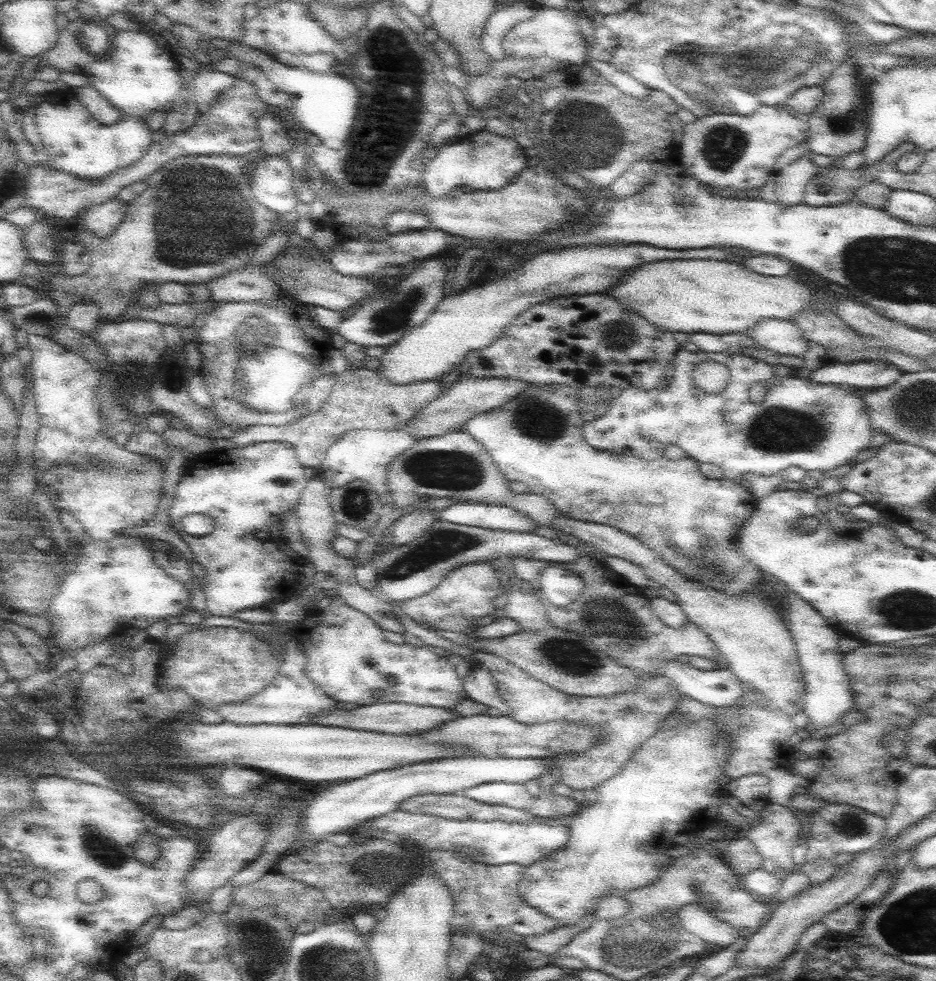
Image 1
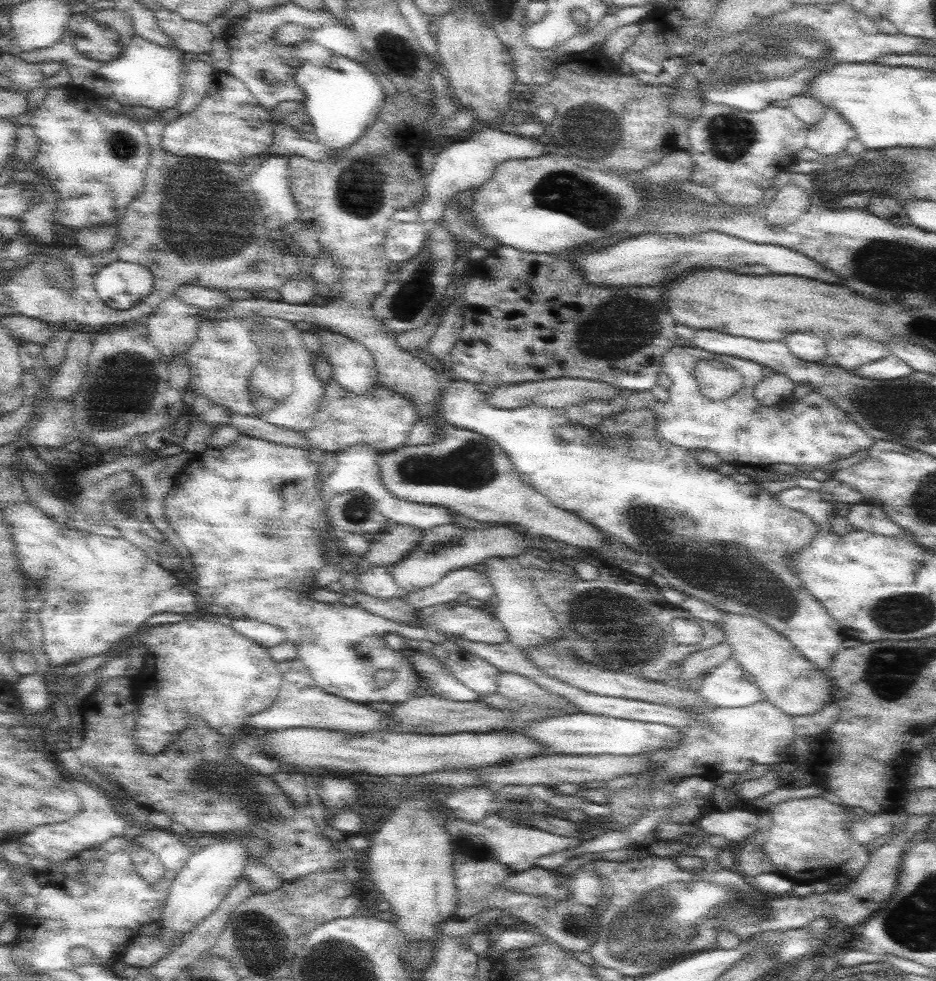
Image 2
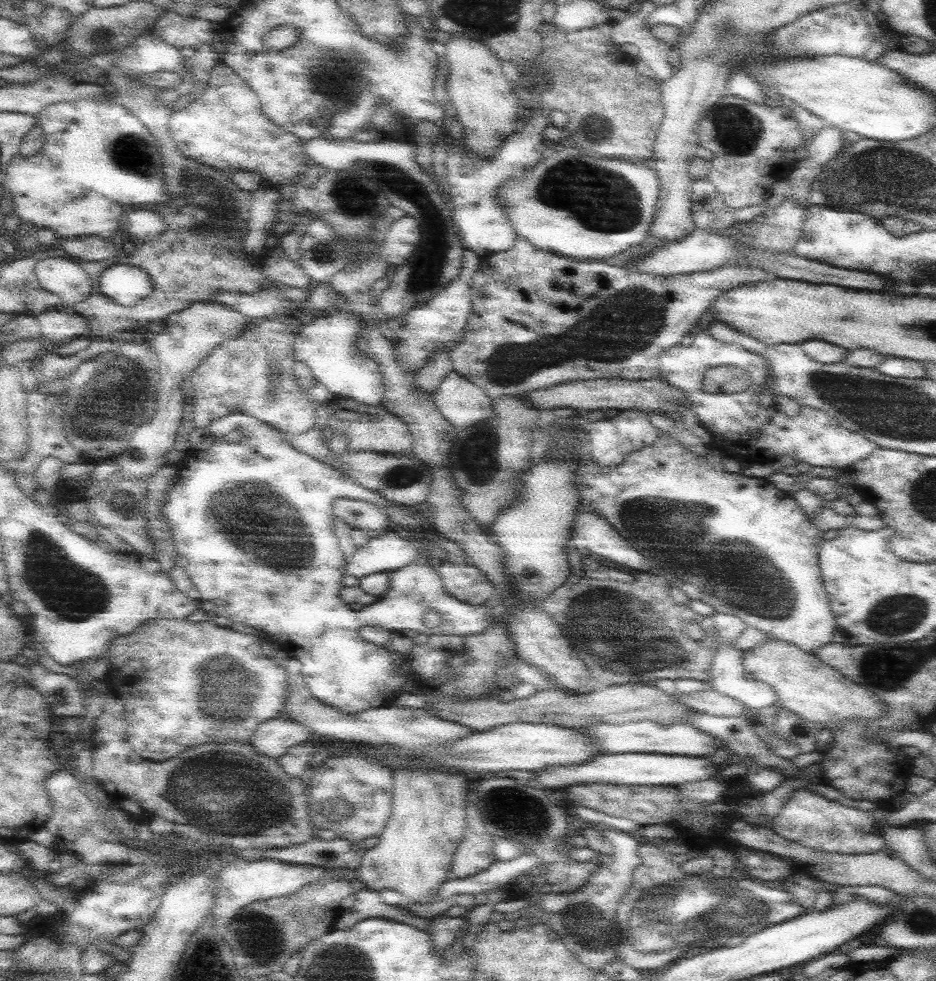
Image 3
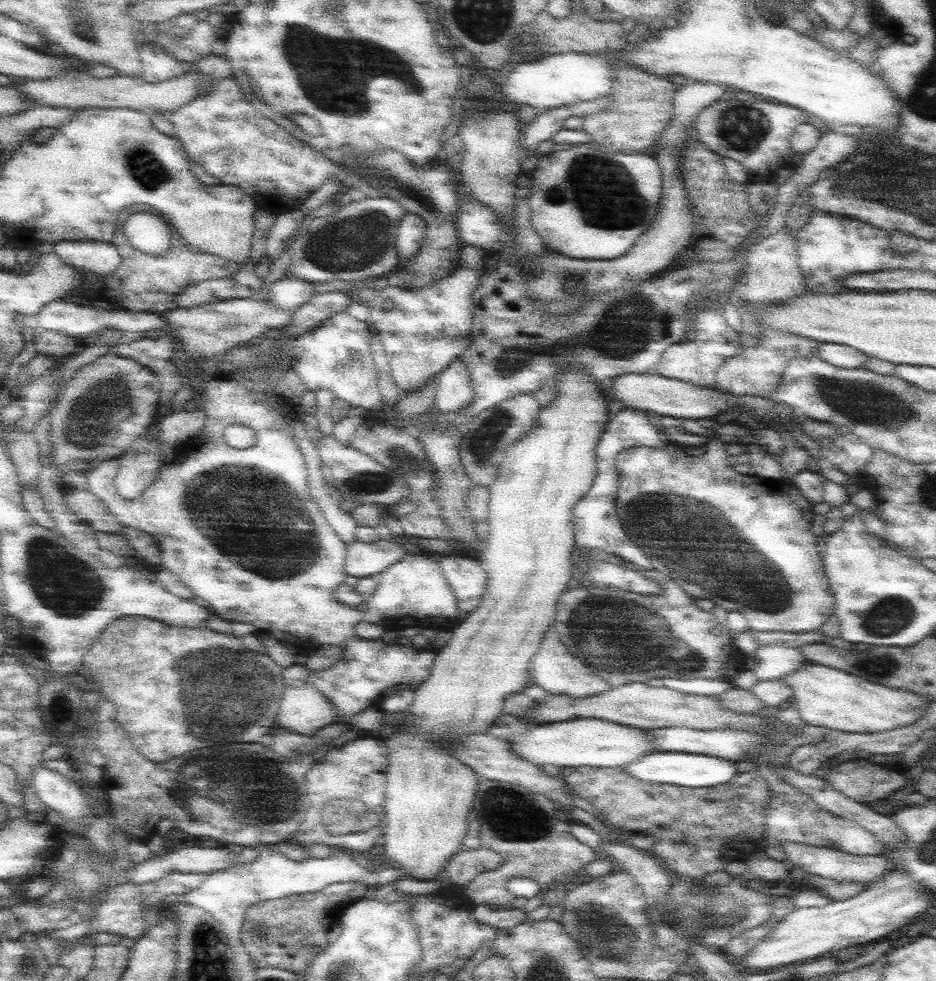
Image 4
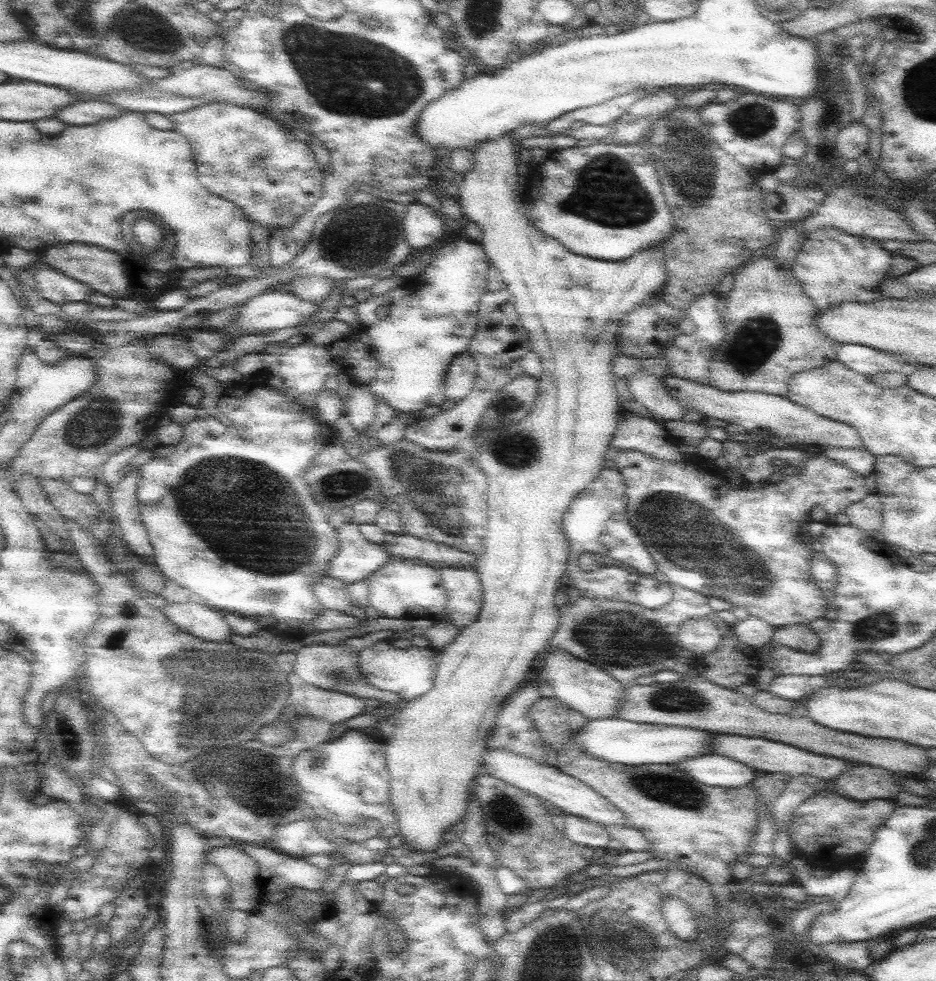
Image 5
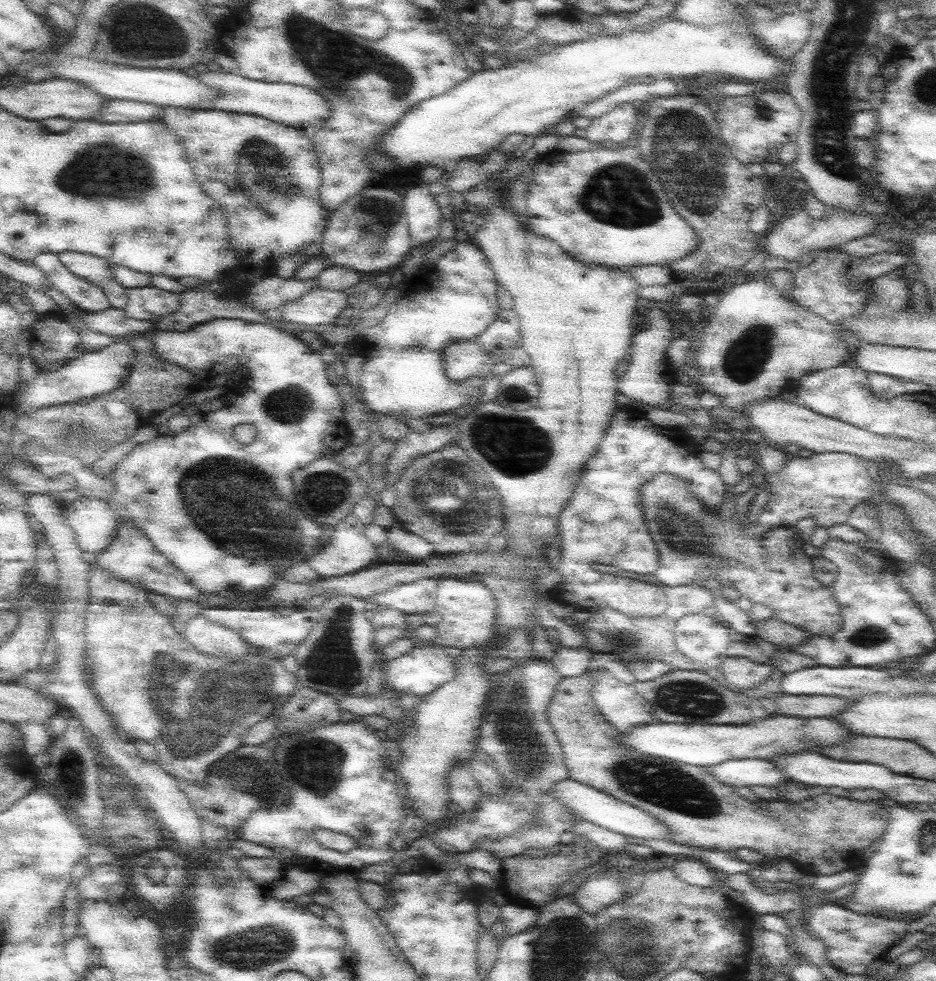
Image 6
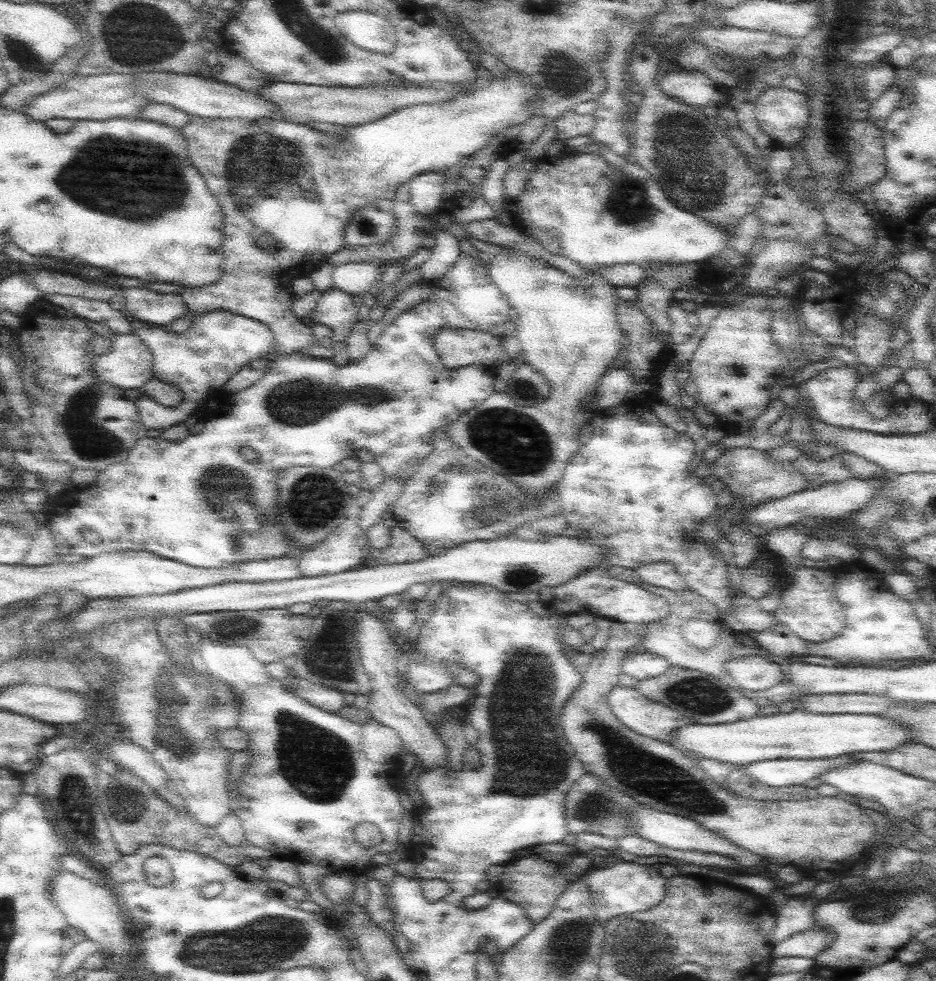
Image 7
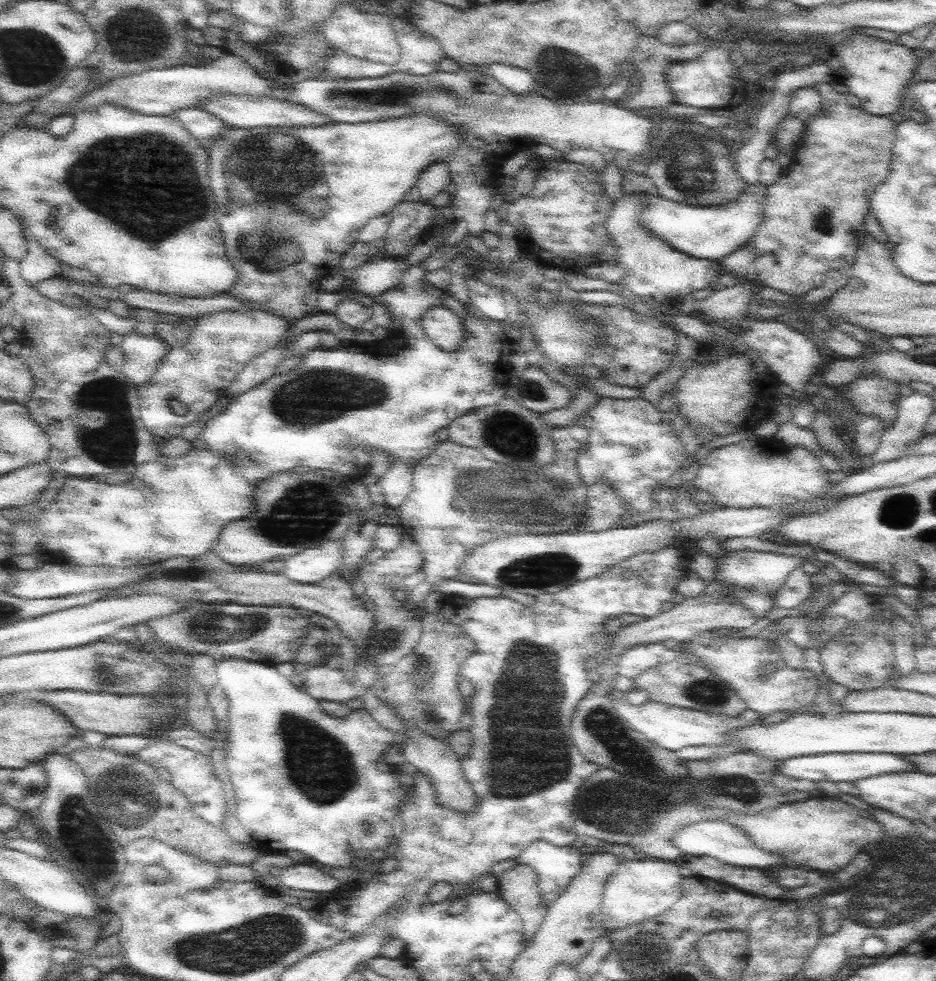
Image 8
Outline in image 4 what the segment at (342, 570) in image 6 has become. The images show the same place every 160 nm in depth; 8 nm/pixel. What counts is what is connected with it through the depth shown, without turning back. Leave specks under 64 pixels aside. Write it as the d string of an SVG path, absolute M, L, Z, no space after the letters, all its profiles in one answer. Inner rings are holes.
M354 539L347 544L346 575L359 579L377 576L404 559L408 550L406 544L398 544L392 540L380 539L365 543Z

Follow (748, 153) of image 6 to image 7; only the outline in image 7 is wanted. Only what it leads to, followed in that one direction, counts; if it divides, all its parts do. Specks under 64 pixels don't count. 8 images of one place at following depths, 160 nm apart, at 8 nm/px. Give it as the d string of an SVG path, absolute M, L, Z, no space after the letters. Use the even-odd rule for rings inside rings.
M769 87L756 100L755 116L771 138L772 150L790 148L803 138L810 118L810 102L796 90Z

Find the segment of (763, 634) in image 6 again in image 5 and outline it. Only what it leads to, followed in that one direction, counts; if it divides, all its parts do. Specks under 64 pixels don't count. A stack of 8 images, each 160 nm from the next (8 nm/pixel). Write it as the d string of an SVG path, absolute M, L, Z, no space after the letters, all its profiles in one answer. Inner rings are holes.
M788 625L775 628L772 640L774 646L786 646L797 651L813 653L820 648L820 637L808 625Z

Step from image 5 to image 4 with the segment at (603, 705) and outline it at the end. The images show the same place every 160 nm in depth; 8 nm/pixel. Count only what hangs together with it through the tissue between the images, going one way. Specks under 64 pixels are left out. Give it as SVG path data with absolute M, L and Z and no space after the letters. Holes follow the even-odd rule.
M553 627L545 632L540 648L531 664L532 683L544 688L553 696L568 695L572 698L588 698L611 689L611 684L603 679L587 662L572 654L560 640L559 632Z

